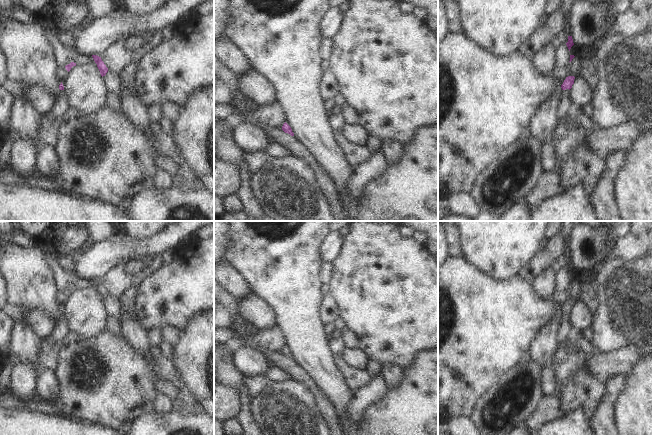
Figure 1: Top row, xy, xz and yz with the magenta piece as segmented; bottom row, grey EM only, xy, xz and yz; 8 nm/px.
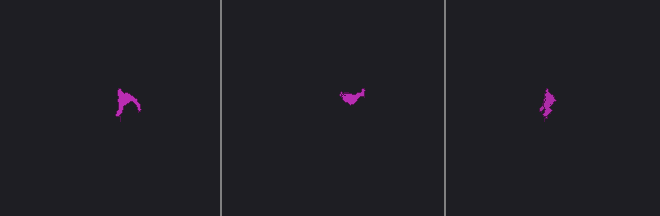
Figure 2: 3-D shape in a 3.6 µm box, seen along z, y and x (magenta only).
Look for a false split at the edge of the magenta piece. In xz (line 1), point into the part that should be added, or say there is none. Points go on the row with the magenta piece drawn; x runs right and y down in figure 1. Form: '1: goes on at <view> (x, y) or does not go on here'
1: does not go on here

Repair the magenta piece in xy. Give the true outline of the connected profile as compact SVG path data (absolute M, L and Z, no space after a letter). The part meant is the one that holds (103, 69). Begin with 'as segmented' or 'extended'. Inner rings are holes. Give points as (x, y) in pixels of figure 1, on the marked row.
as segmented; M92 55L95 63L97 64L97 67L100 71L101 76L105 76L106 73L108 72L108 68L106 67L106 65L104 64L104 62L102 61L101 57L97 56L97 55Z

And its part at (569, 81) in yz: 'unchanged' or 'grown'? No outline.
grown

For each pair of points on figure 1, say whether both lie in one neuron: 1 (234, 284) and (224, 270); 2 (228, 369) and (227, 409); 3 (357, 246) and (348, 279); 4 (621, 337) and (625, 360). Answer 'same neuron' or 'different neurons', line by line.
1: same neuron
2: different neurons
3: same neuron
4: different neurons

